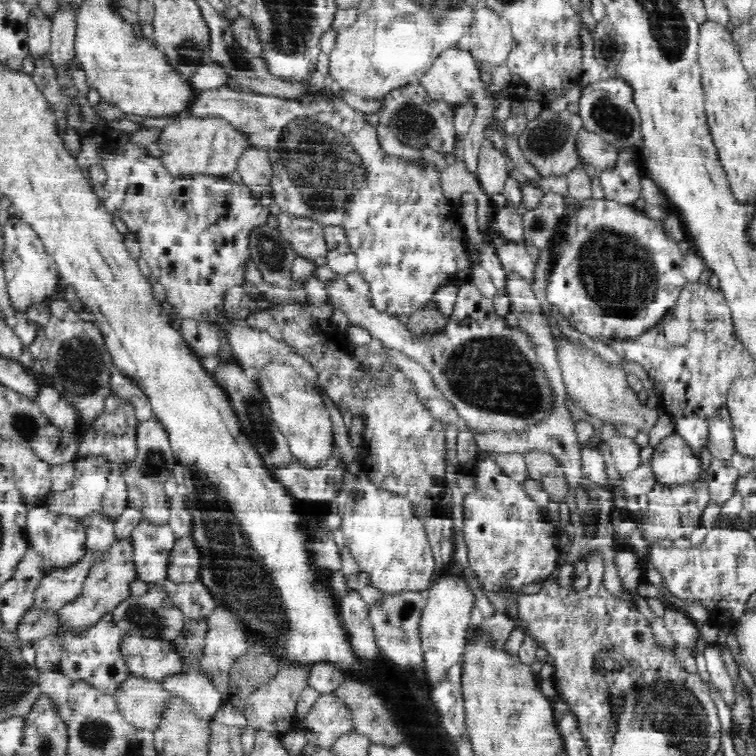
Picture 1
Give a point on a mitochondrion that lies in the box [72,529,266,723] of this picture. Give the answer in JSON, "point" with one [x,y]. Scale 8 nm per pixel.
{"point":[142,618]}

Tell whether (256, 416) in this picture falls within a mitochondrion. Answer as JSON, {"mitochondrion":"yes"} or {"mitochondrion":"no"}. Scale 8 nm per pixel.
{"mitochondrion":"yes"}

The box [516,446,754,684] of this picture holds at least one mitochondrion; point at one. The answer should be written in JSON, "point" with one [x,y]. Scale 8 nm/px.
{"point":[592,515]}

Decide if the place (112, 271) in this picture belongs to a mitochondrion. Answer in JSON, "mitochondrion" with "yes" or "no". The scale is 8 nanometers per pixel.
{"mitochondrion":"no"}

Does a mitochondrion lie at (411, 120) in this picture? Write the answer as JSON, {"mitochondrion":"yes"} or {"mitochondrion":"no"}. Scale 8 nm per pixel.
{"mitochondrion":"yes"}

